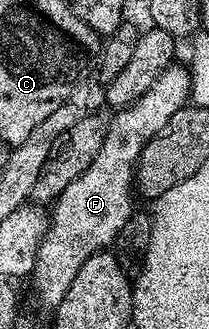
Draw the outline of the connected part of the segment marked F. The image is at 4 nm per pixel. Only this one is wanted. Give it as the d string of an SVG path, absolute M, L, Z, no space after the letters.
M172 65L169 69L165 69L165 73L161 73L161 77L153 81L153 89L149 89L149 93L145 93L135 103L122 108L116 114L119 116L106 128L101 149L97 157L93 157L89 169L85 169L85 173L81 173L81 177L77 177L77 181L73 181L73 185L69 185L69 189L65 189L65 193L61 193L55 200L53 204L55 212L50 212L47 232L37 249L37 261L29 276L29 282L41 306L48 309L59 307L65 293L69 293L69 285L73 285L73 277L77 277L81 265L85 265L85 261L89 261L93 253L108 250L114 244L121 225L129 221L133 213L131 191L133 195L135 168L143 152L143 145L167 124L169 117L173 117L177 109L188 106L193 95L191 72L186 66L179 66Z

